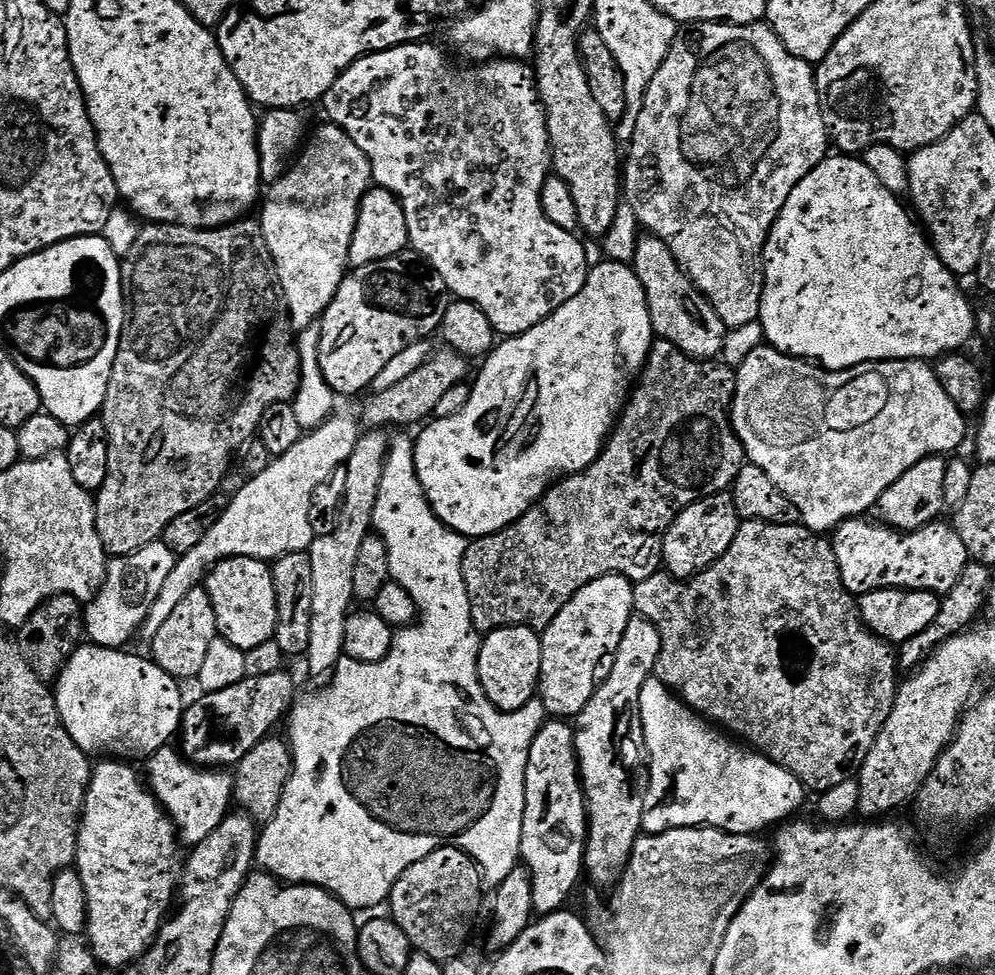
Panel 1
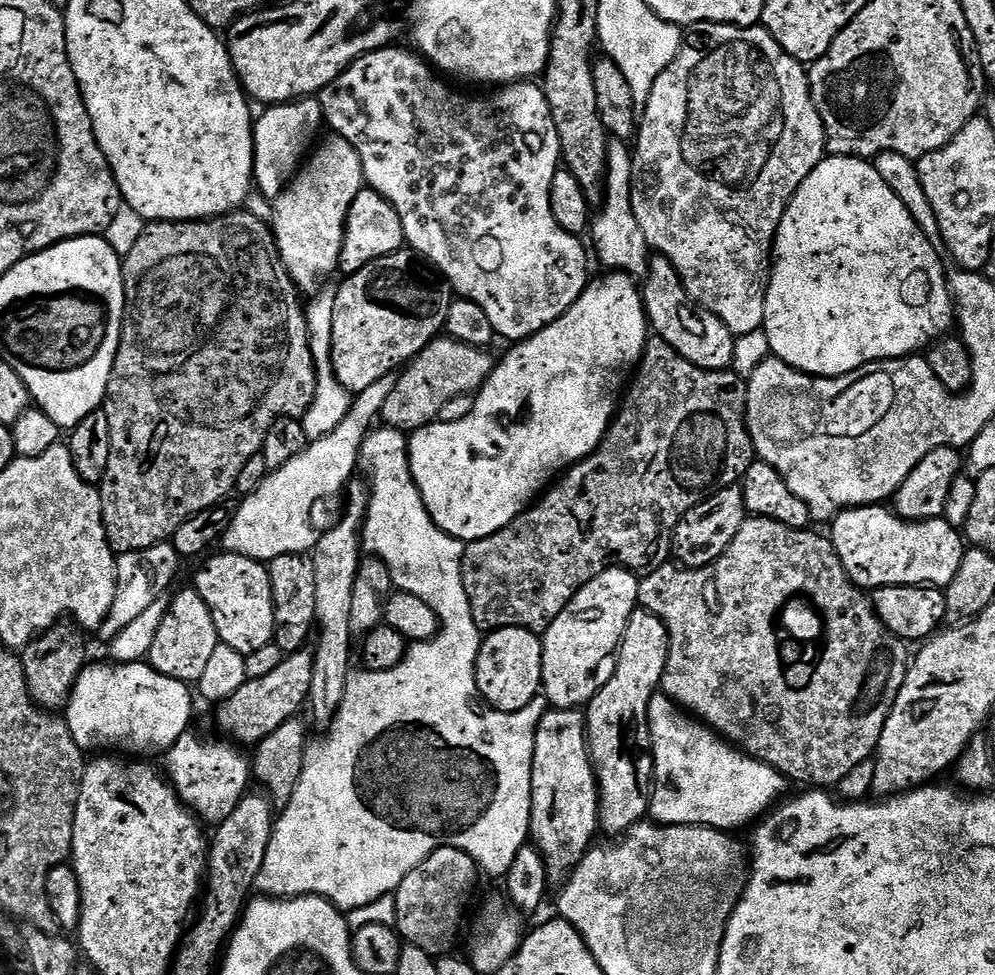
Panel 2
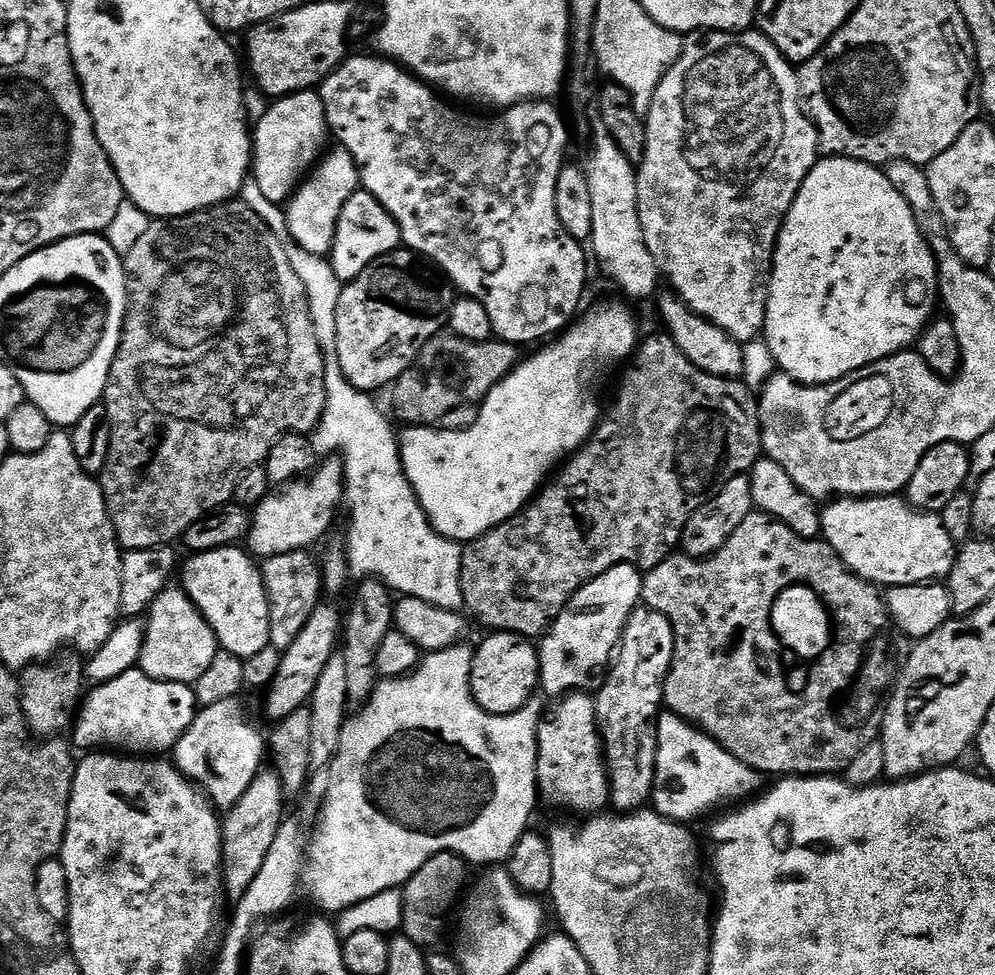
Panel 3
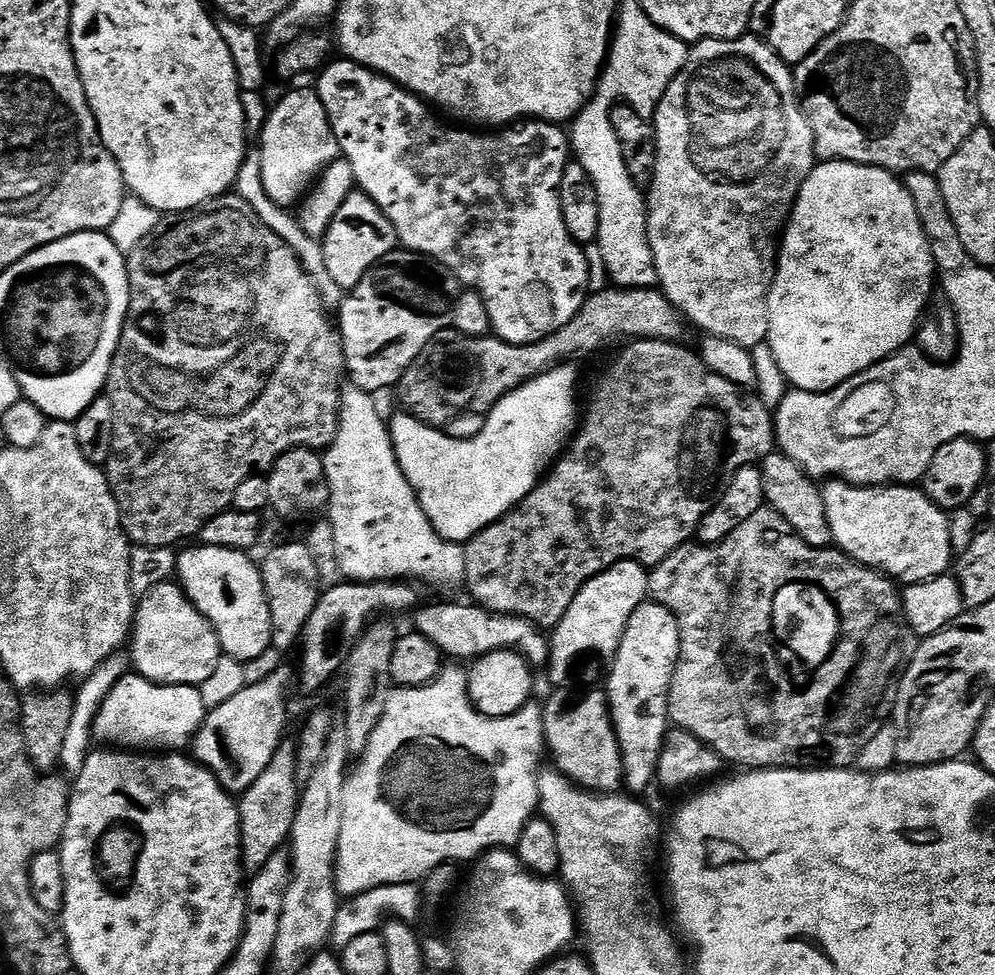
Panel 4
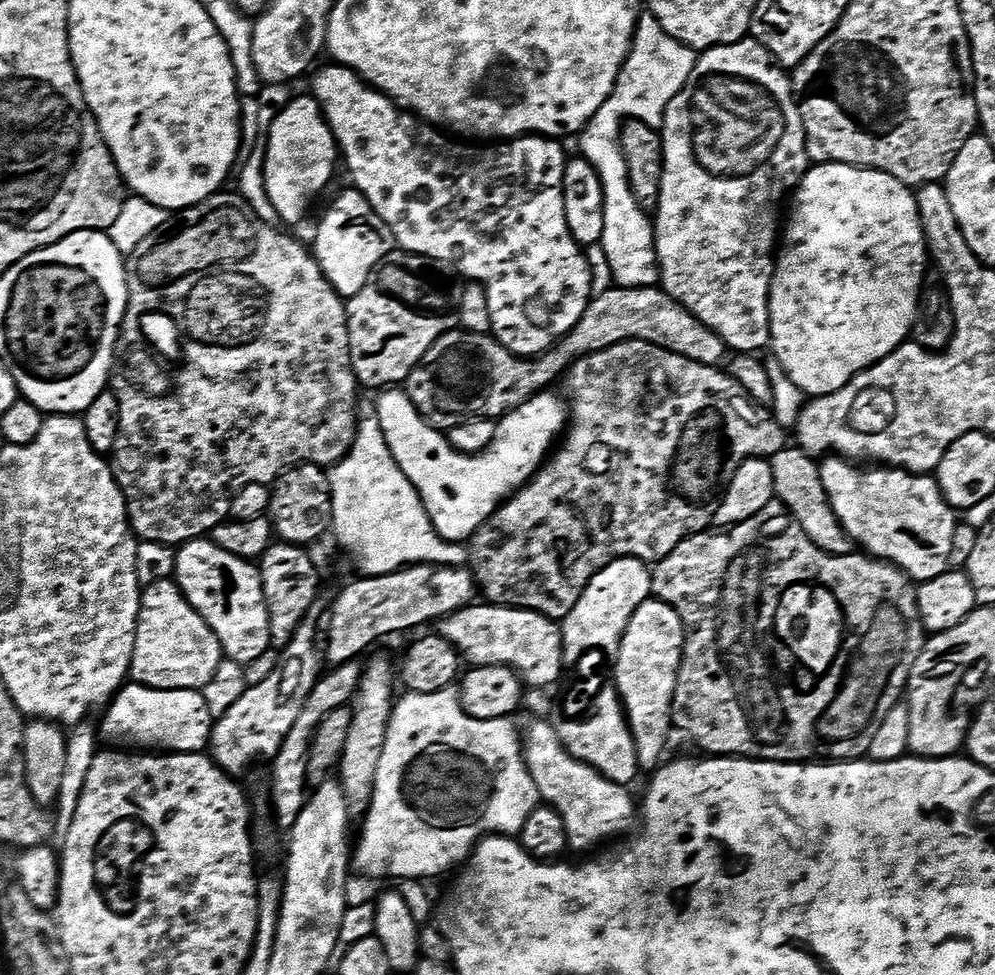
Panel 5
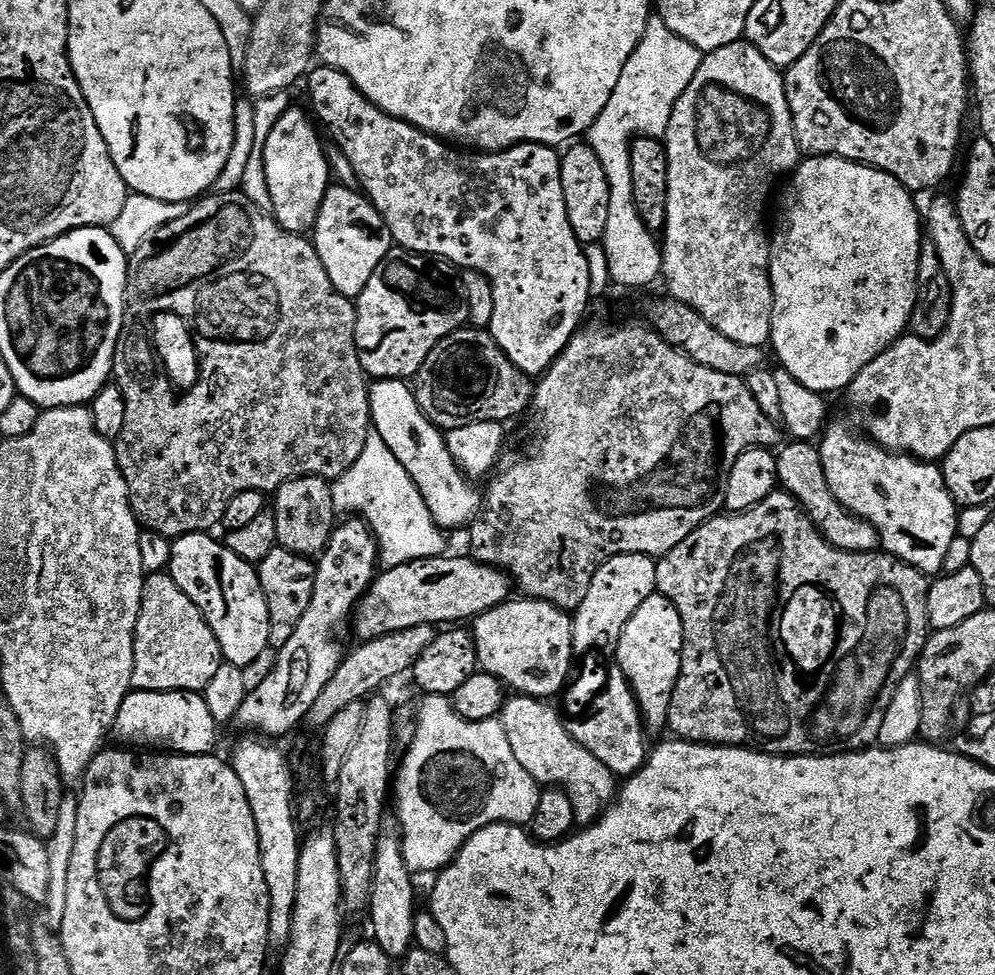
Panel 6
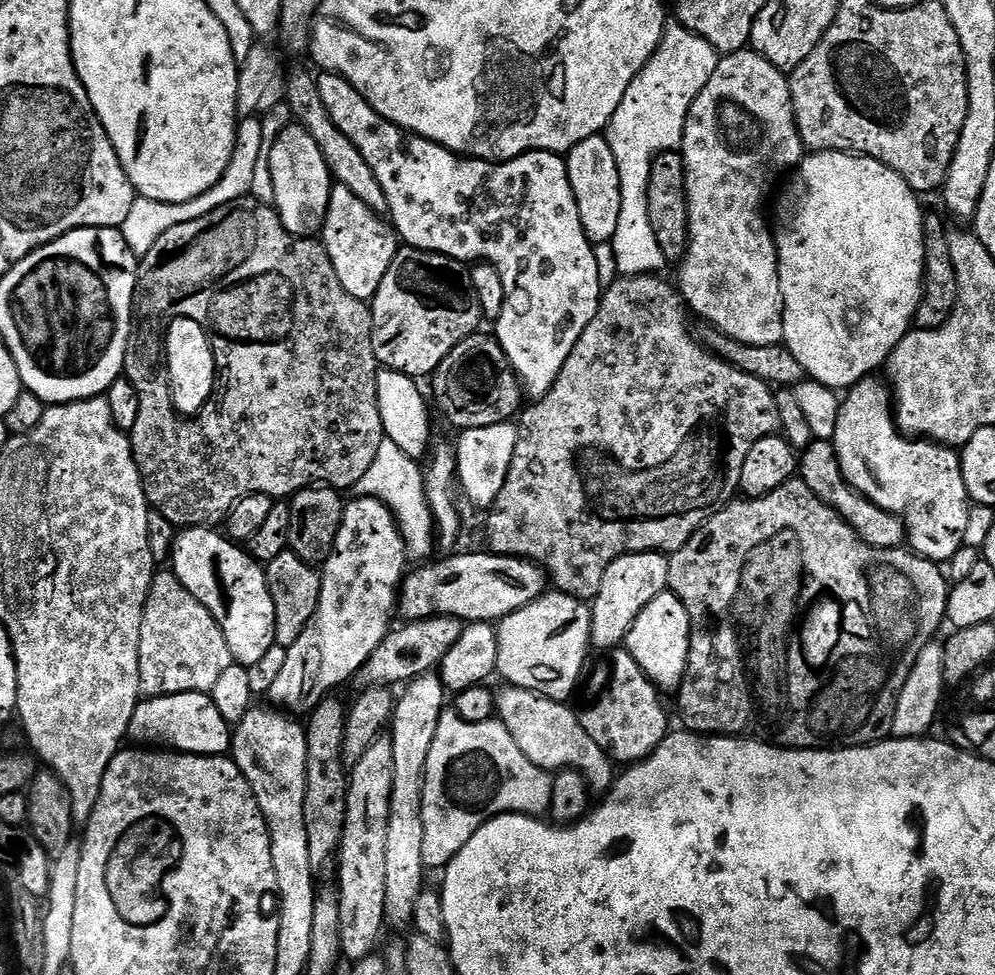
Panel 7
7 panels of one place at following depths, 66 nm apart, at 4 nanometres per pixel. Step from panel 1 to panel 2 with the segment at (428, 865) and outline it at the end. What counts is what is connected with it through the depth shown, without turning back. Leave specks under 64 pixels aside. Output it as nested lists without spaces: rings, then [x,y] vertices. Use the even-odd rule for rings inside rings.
[[[439,848],[397,886],[395,931],[404,944],[418,946],[434,958],[449,955],[456,944],[456,935],[460,932],[460,923],[464,920],[464,911],[468,908],[468,899],[472,896],[472,887],[478,877],[478,865],[470,854],[457,848]]]

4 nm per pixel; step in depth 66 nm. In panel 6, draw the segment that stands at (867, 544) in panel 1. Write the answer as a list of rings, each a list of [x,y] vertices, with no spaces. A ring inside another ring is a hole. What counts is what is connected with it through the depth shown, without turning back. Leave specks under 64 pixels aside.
[[[844,432],[826,433],[824,444],[821,443],[819,449],[826,482],[834,498],[838,498],[838,502],[852,515],[860,516],[876,528],[883,551],[925,574],[936,574],[944,568],[946,554],[958,535],[958,505],[952,499],[944,481],[944,473],[937,463],[917,460],[907,454],[889,452],[867,438],[859,440],[858,437],[847,436]]]

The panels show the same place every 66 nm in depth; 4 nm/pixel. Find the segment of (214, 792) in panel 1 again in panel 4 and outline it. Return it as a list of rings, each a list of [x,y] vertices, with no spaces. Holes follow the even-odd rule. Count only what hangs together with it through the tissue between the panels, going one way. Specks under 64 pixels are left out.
[[[282,666],[274,670],[274,674],[266,678],[266,682],[245,684],[242,690],[238,690],[238,694],[221,699],[217,703],[220,705],[205,715],[202,726],[194,737],[194,749],[196,748],[194,759],[203,768],[209,768],[214,778],[218,778],[218,782],[227,792],[243,794],[247,788],[254,786],[254,782],[258,782],[262,770],[270,766],[278,746],[285,739],[284,727],[288,724],[288,687],[291,684],[294,684],[293,669],[291,672],[288,666]]]

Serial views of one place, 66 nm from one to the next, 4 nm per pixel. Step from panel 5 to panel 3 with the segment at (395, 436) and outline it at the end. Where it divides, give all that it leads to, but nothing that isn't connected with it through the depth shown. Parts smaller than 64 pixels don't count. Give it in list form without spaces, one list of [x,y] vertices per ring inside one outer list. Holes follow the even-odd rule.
[[[627,303],[624,304],[604,304],[601,308],[594,309],[593,312],[586,313],[587,311],[585,311],[571,327],[559,333],[551,342],[545,343],[541,347],[545,347],[541,352],[536,352],[533,356],[525,355],[514,371],[506,374],[506,378],[502,378],[502,382],[498,382],[498,386],[494,386],[494,390],[490,390],[488,397],[479,405],[480,413],[474,422],[474,426],[463,428],[457,432],[436,426],[412,426],[405,431],[408,432],[405,436],[403,433],[399,437],[400,459],[404,462],[404,472],[408,475],[408,481],[411,482],[412,488],[416,492],[416,499],[420,501],[420,504],[424,507],[424,512],[428,515],[428,519],[431,520],[432,527],[441,536],[446,537],[447,540],[455,540],[457,542],[477,540],[479,536],[486,534],[490,529],[496,528],[512,516],[517,516],[529,501],[539,493],[542,485],[557,471],[558,466],[563,465],[569,459],[570,454],[579,452],[580,447],[591,438],[593,432],[596,431],[597,424],[602,419],[602,404],[600,408],[600,400],[596,397],[600,392],[599,380],[615,364],[622,363],[624,359],[625,363],[638,347],[636,320],[632,317],[631,310],[627,308],[629,305]]]

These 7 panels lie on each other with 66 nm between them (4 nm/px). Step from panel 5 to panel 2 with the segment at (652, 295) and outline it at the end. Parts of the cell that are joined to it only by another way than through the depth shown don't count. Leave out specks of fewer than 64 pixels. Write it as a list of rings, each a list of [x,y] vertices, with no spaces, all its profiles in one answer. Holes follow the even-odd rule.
[[[444,334],[430,341],[420,353],[408,361],[396,376],[396,385],[390,398],[382,406],[379,419],[389,428],[411,434],[427,424],[439,421],[442,406],[454,398],[472,396],[490,378],[494,367],[491,351],[458,342]]]

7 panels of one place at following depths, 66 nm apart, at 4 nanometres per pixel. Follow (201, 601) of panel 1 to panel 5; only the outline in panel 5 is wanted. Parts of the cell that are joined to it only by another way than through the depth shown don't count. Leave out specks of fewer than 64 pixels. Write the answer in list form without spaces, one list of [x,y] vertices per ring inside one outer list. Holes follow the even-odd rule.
[[[175,579],[155,580],[143,589],[130,669],[135,683],[158,690],[203,690],[214,678],[221,659],[214,630],[190,606]]]

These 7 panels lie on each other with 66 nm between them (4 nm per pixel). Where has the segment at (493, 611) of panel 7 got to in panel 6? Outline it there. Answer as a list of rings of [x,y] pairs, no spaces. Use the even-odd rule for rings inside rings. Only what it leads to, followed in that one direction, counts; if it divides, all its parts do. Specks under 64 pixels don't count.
[[[451,554],[431,556],[402,566],[384,568],[354,609],[357,641],[377,640],[386,634],[394,634],[398,630],[410,630],[414,626],[456,624],[459,620],[471,622],[486,610],[496,608],[509,599],[510,580],[505,573],[497,568],[491,568],[489,564],[477,564],[467,555],[464,556],[451,556]]]

